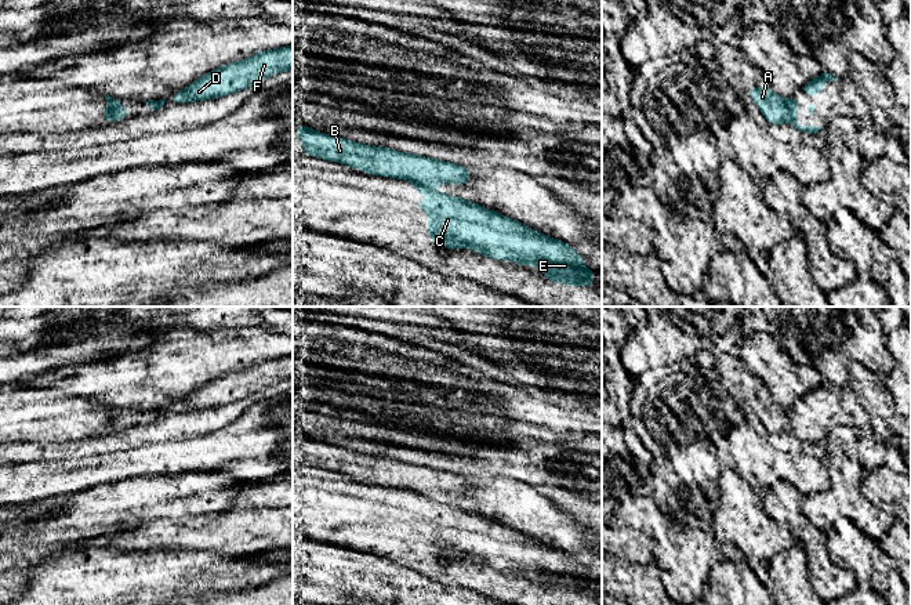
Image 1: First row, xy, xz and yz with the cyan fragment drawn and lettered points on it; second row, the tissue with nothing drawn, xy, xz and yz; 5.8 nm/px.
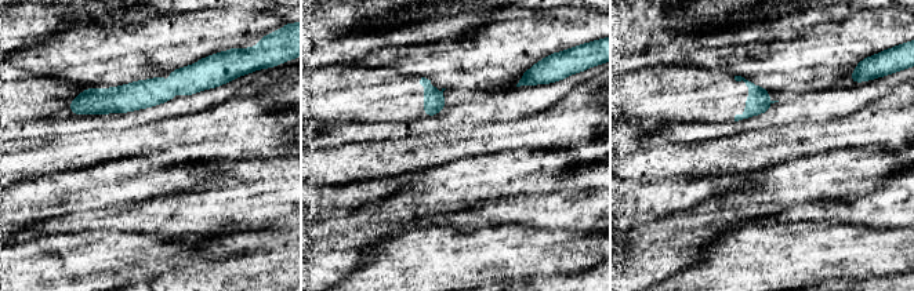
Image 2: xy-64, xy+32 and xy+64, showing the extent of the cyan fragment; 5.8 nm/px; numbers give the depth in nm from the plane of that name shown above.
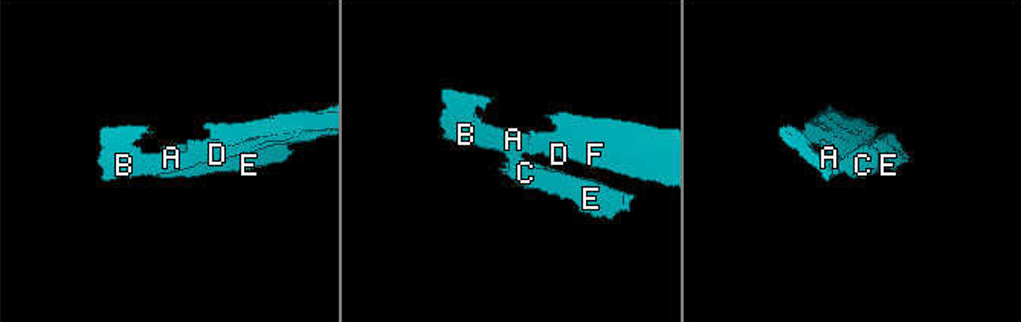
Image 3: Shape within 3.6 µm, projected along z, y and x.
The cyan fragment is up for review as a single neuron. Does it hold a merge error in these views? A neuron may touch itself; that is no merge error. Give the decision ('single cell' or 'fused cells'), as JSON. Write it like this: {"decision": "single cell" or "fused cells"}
{"decision": "fused cells"}

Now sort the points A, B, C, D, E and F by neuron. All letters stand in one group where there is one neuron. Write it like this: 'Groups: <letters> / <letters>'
Groups: A B D F / C E

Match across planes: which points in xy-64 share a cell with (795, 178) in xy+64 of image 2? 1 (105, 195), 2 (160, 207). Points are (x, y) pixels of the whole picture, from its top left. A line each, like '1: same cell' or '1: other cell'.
1: same cell
2: other cell

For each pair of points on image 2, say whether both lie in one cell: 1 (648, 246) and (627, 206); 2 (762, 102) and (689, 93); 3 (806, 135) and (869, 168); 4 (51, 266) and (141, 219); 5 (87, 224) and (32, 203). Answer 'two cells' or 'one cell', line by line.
1: two cells
2: one cell
3: two cells
4: two cells
5: two cells

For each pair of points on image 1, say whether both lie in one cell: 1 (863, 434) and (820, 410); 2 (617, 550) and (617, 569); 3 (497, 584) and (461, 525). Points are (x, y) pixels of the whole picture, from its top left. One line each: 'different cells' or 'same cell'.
1: same cell
2: different cells
3: same cell

